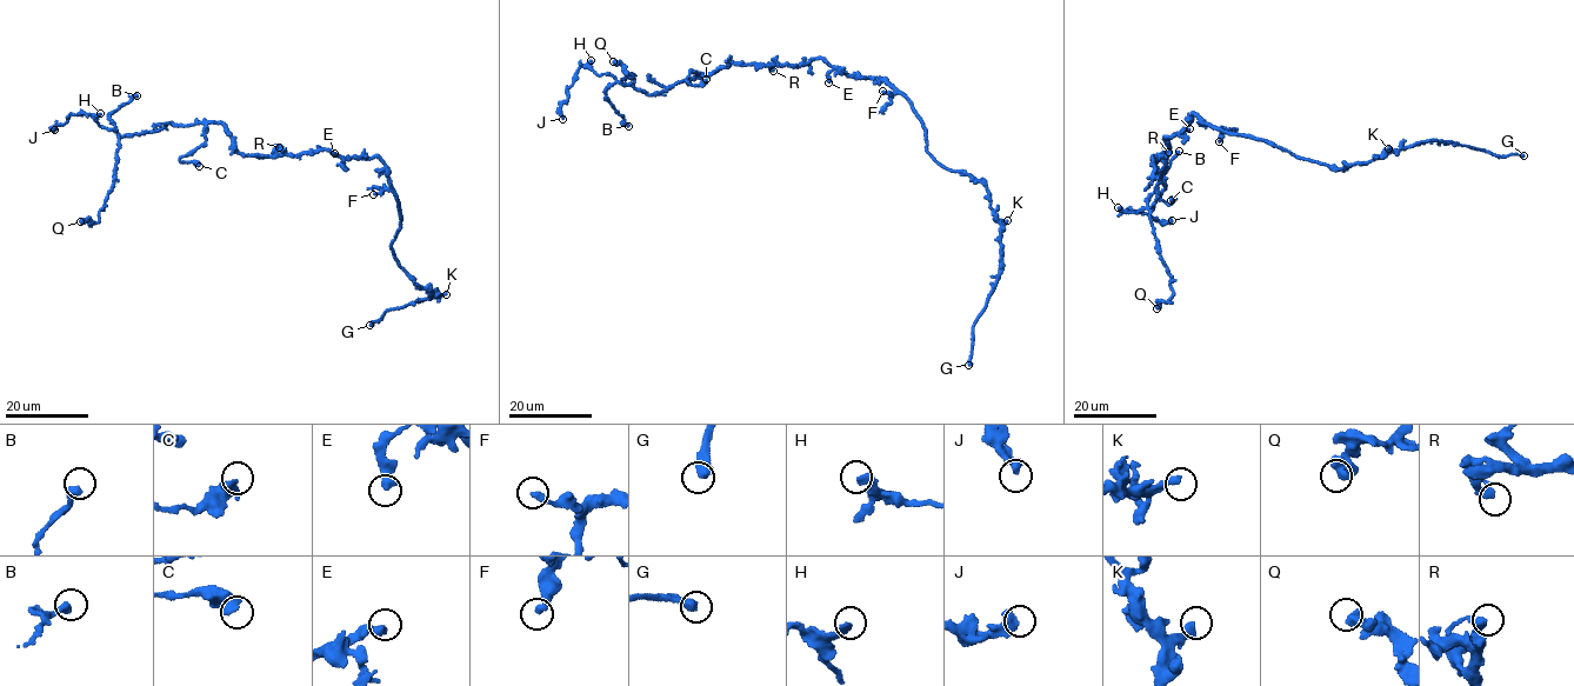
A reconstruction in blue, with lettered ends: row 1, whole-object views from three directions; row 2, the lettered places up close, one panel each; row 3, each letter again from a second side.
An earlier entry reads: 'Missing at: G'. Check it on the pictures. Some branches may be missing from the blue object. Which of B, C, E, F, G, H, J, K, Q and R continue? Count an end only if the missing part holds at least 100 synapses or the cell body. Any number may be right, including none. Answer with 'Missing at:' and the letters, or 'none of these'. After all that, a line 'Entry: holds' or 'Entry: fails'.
Missing at: G
Entry: holds

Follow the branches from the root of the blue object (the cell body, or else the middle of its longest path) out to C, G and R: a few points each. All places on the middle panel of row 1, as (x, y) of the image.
C: (864, 78), (812, 58), (796, 66), (732, 62), (707, 77), (692, 71), (686, 81), (700, 85), (706, 79)
G: (864, 78), (881, 78), (907, 99), (926, 152), (981, 181), (1000, 225), (1000, 274), (973, 327), (968, 365)
R: (864, 78), (846, 75), (812, 58), (796, 66), (772, 64), (769, 66), (773, 71)

